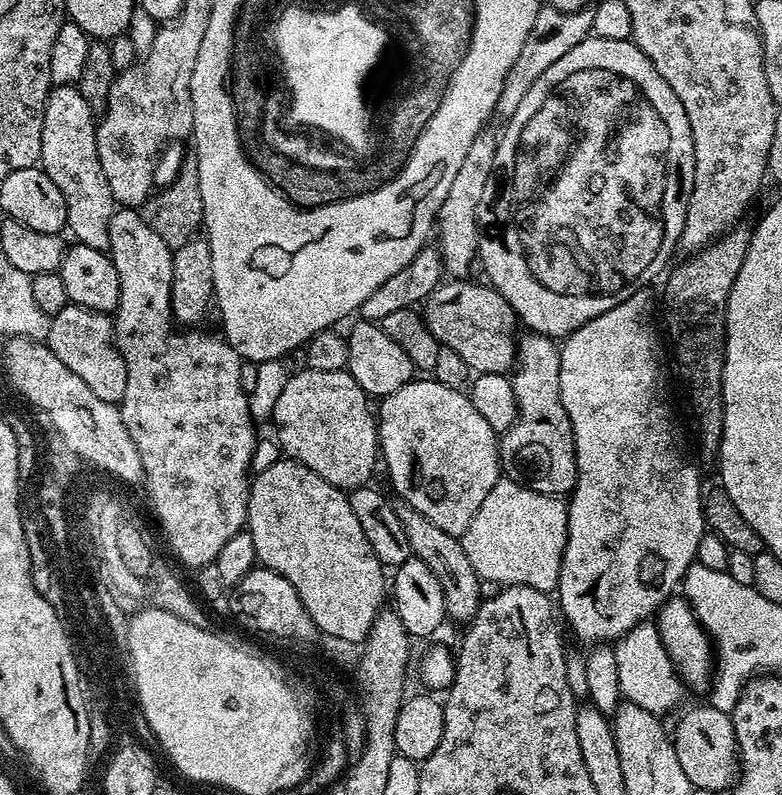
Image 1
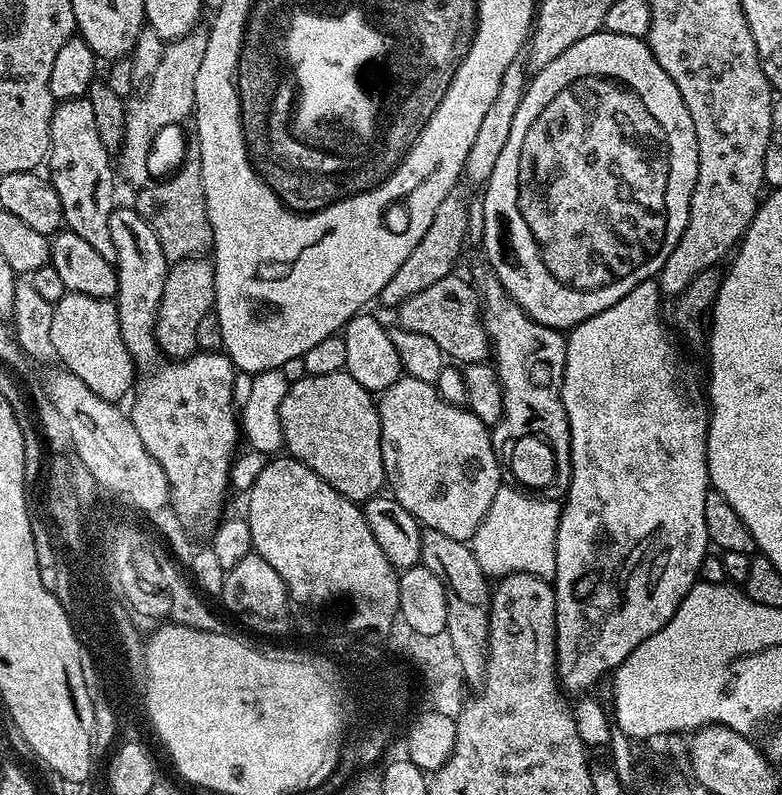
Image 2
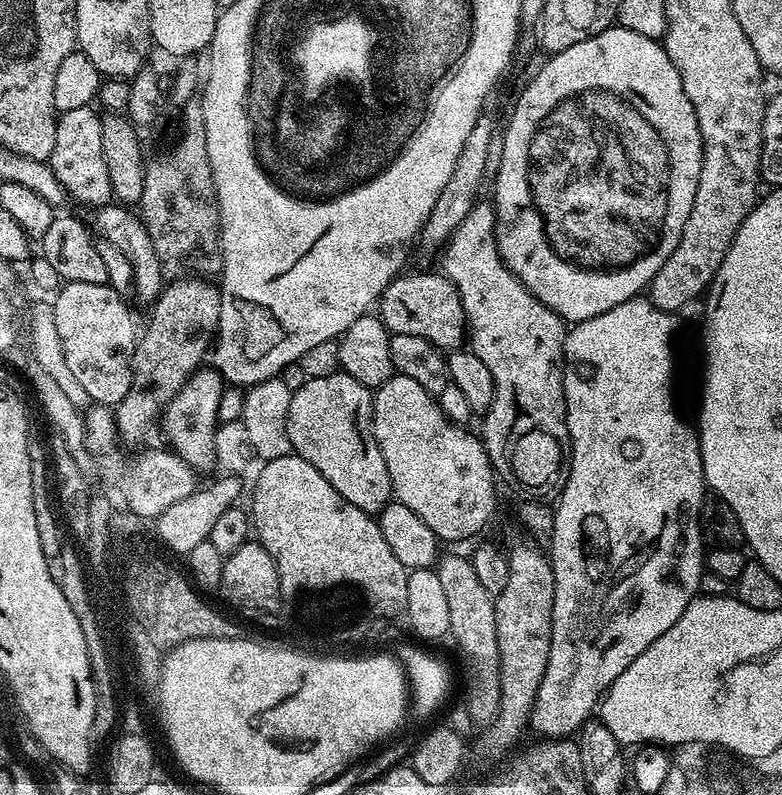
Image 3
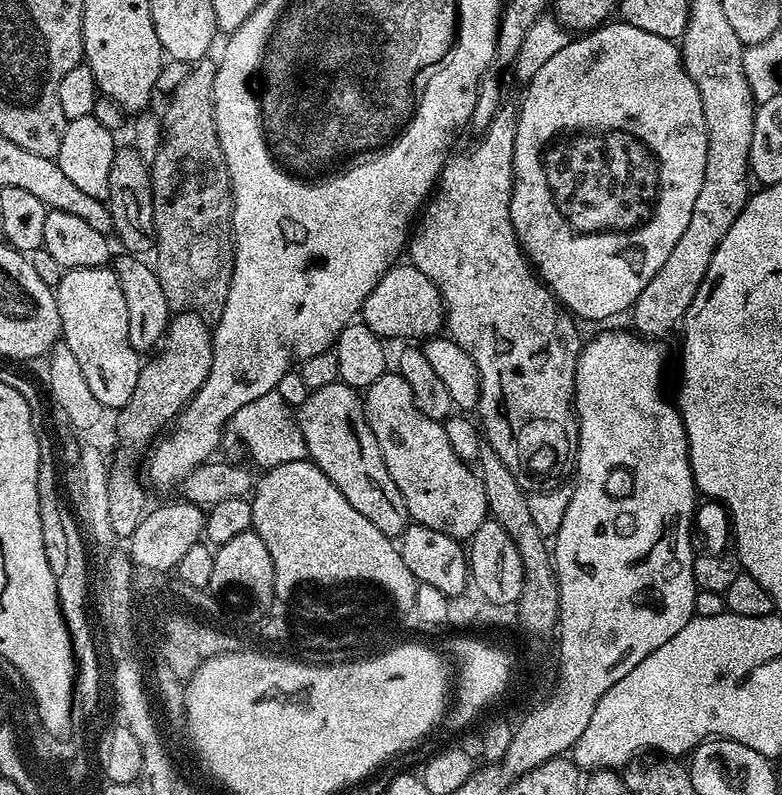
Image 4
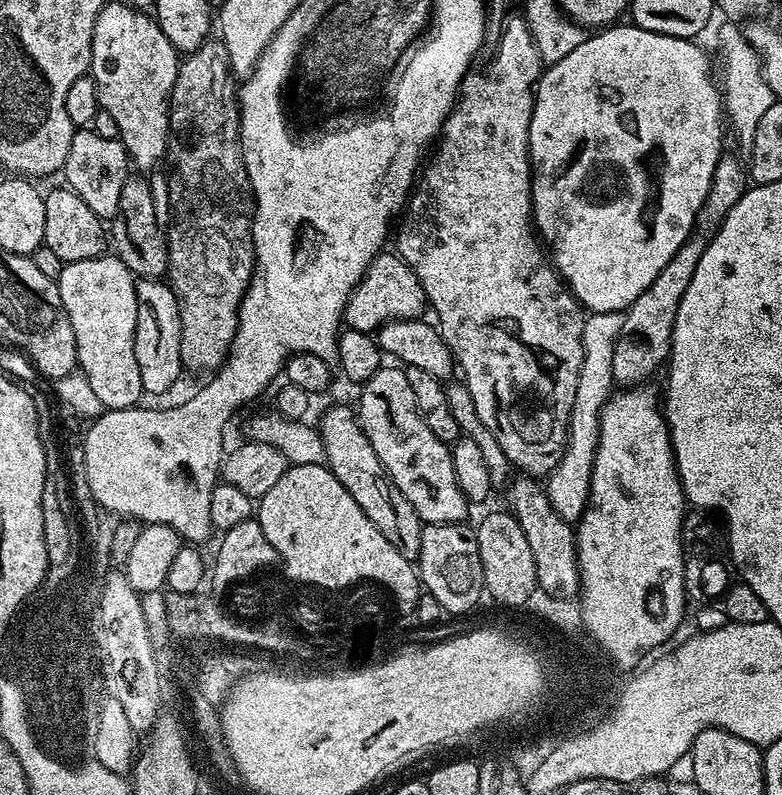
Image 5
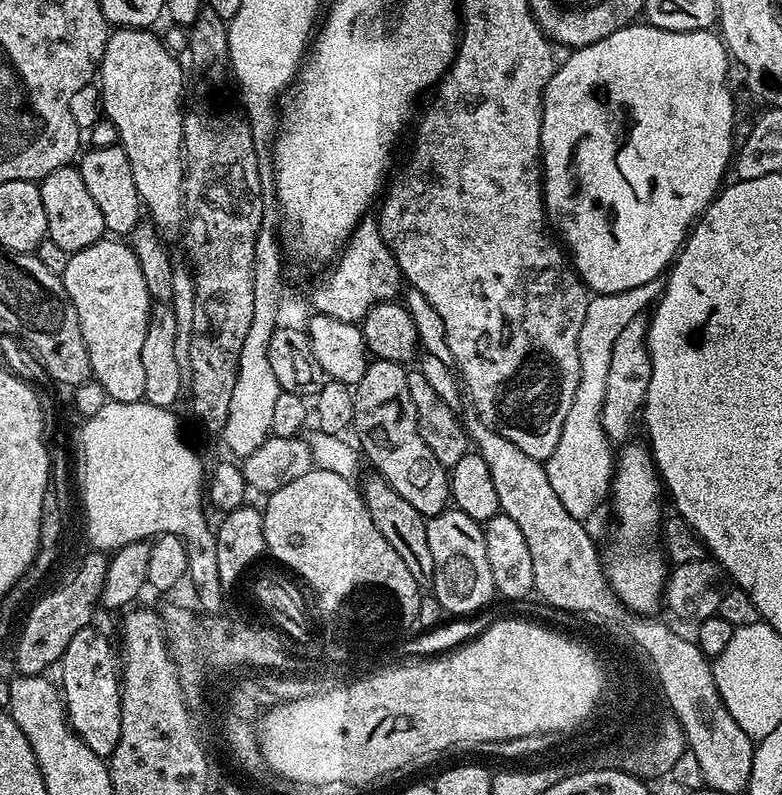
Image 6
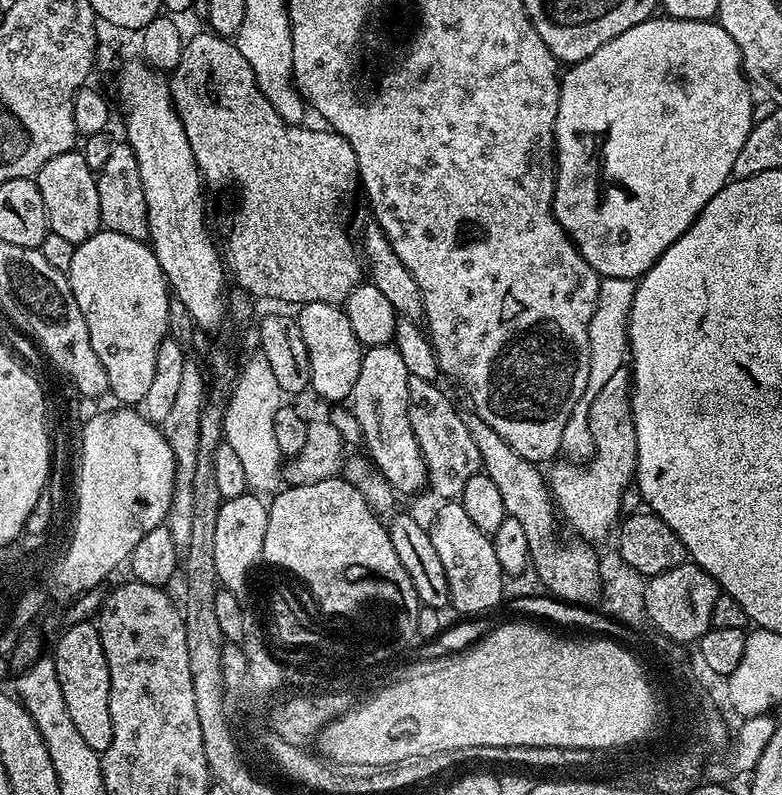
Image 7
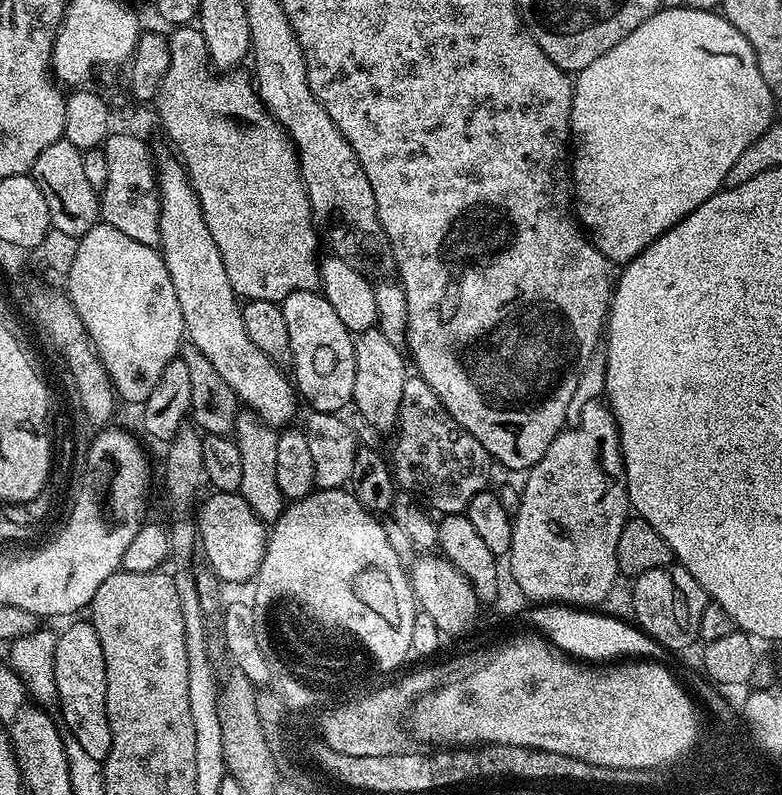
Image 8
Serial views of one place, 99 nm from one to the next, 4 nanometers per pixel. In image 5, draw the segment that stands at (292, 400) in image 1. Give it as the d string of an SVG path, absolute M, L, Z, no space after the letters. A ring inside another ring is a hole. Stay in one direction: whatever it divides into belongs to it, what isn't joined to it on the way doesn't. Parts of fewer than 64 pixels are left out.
M328 408L318 422L318 429L325 448L326 466L332 471L334 478L338 478L342 486L346 486L350 498L354 498L354 502L362 506L362 514L366 514L366 518L370 518L370 522L378 526L382 538L386 538L386 542L390 542L390 546L394 546L394 550L398 550L402 558L419 561L424 524L414 506L406 502L406 494L402 494L402 490L394 486L378 454L374 454L374 446L370 446L357 413L348 408Z

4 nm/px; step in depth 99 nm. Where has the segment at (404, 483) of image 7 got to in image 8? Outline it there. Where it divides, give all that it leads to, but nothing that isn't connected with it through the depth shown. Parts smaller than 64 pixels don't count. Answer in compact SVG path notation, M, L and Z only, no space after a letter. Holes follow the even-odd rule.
M377 327L359 333L356 341L356 373L354 374L354 394L352 404L360 411L360 416L372 428L384 432L395 429L398 406L402 402L402 386L408 381L409 373L404 372L406 356L381 334Z

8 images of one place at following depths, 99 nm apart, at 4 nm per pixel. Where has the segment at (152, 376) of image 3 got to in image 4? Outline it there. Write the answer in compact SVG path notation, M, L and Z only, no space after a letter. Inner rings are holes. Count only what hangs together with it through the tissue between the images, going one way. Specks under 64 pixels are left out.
M176 312L168 321L168 329L158 351L151 357L152 361L145 363L138 374L138 386L134 386L134 394L130 394L130 402L122 406L115 413L116 416L116 440L120 443L121 456L117 458L116 465L111 465L109 476L110 494L110 526L116 538L128 542L132 538L138 526L145 521L150 503L144 488L140 485L140 476L136 473L136 464L132 456L139 452L147 453L150 445L157 439L158 434L163 433L183 412L184 407L192 396L204 385L210 374L212 365L212 333L210 324L205 317L198 312Z

